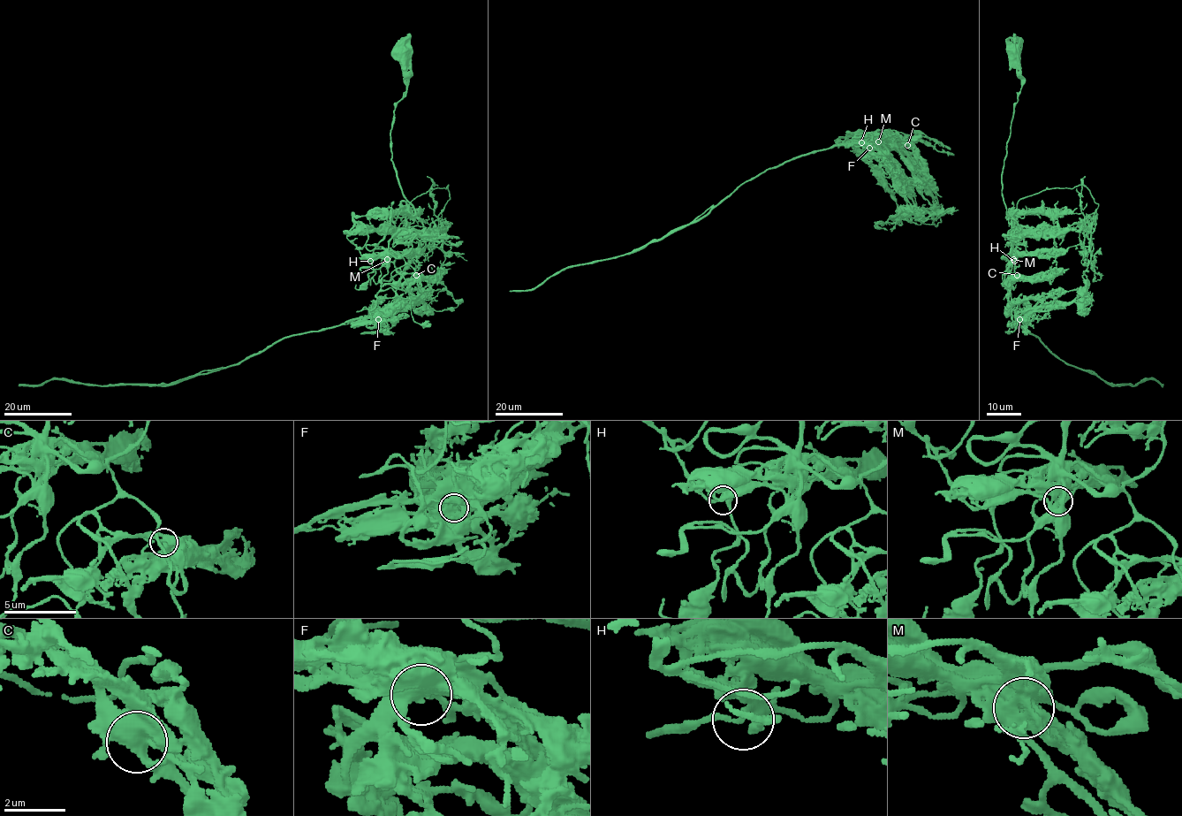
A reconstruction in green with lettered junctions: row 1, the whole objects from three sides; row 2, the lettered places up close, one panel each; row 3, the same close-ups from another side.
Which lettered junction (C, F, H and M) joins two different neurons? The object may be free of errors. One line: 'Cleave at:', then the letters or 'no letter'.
Cleave at: F

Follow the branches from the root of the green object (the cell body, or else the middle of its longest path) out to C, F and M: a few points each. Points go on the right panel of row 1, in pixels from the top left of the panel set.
C: (1014, 56), (1021, 89), (1002, 194), (1020, 228), (1011, 237), (1010, 271), (1017, 275)
F: (1014, 56), (1021, 89), (1002, 194), (1020, 228), (1013, 229), (1009, 265), (1011, 317), (1019, 319)
M: (1014, 56), (1021, 89), (1002, 173), (1006, 213), (1020, 228), (1013, 229), (1013, 259)

